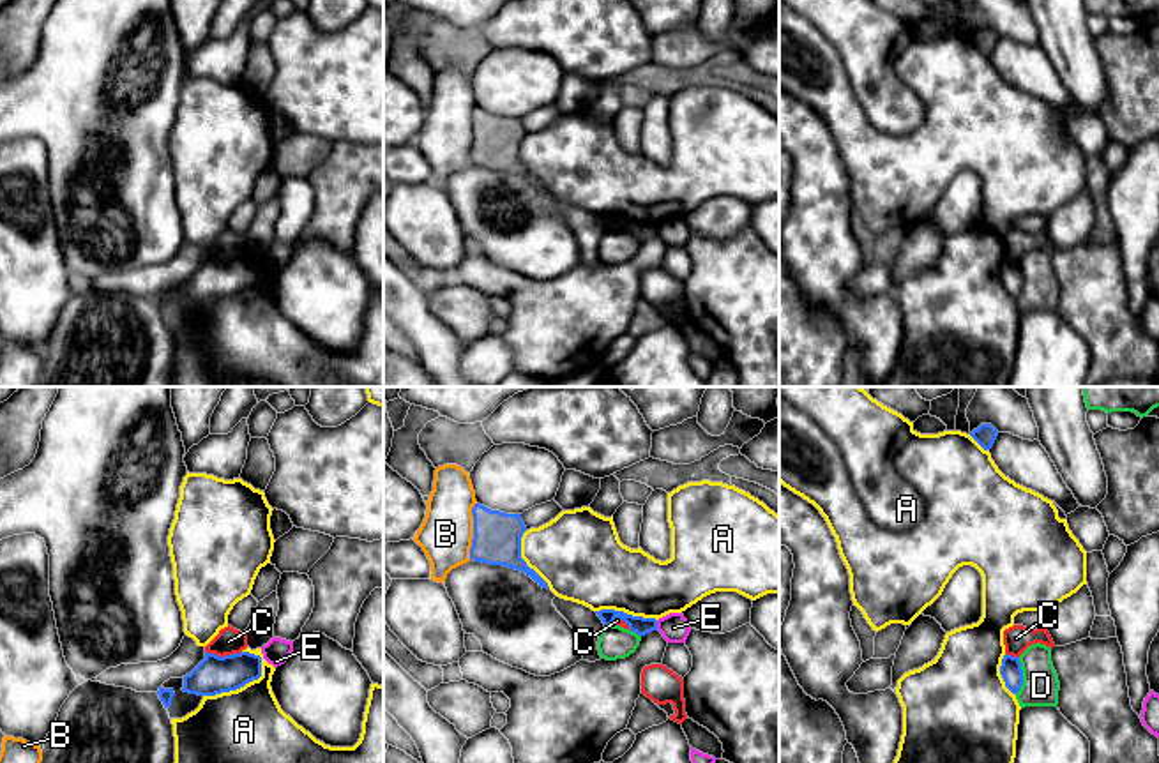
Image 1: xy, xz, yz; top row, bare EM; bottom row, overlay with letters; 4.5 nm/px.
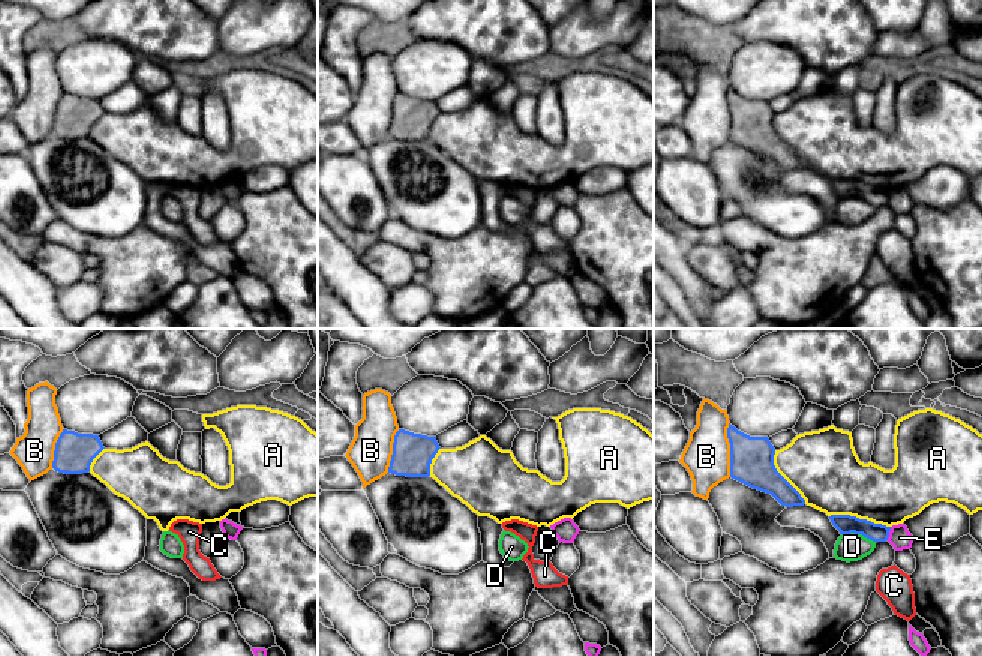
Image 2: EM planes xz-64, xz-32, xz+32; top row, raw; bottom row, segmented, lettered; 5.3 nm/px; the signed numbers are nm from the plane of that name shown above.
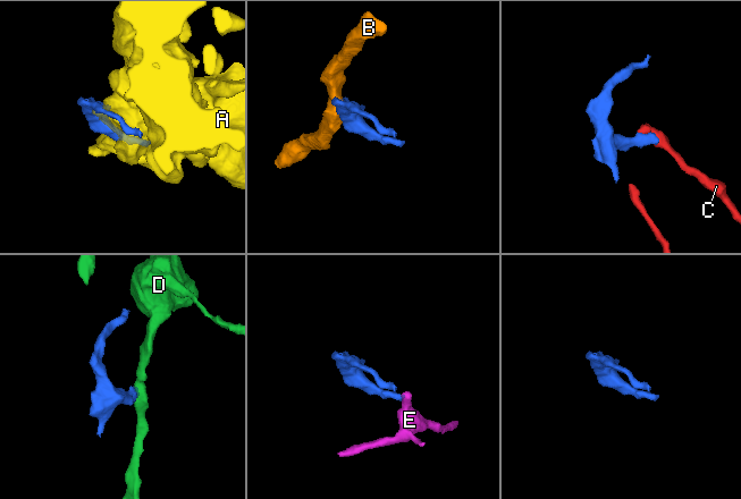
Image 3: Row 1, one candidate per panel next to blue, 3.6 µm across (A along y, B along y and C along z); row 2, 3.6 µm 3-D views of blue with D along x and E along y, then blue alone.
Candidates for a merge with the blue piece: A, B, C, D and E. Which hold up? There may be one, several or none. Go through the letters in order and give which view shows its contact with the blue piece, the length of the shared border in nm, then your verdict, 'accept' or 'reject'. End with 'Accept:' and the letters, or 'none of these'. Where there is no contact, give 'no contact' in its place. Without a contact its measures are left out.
A: xy | 320 nm | reject
B: xz | 260 nm | reject
C: xy | 170 nm | reject
D: yz | 180 nm | reject
E: xz | 50 nm | reject
Accept: none of these

